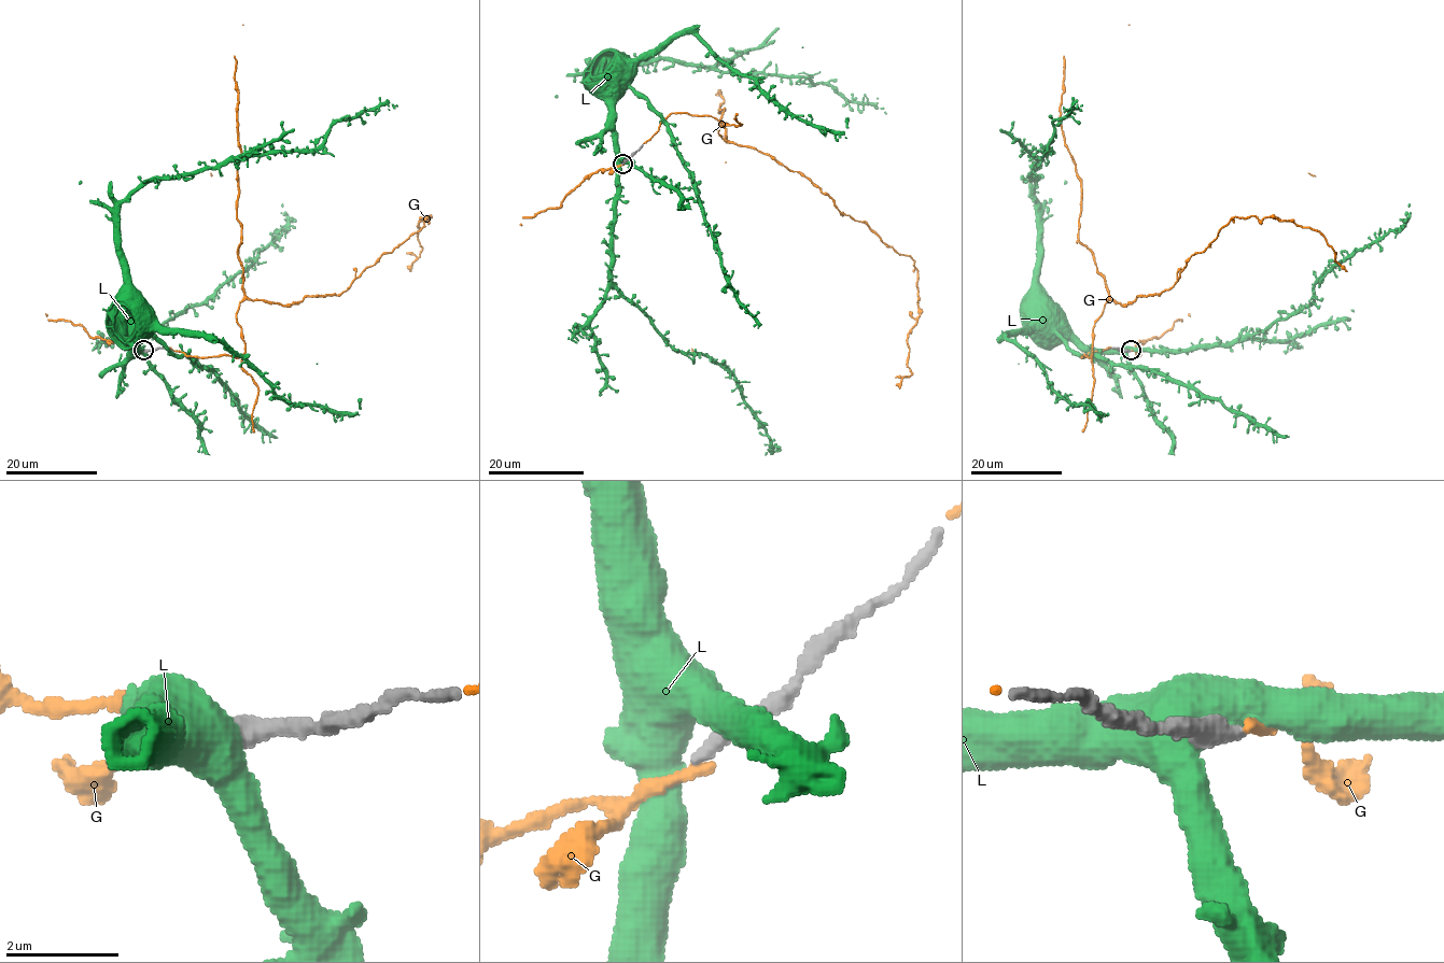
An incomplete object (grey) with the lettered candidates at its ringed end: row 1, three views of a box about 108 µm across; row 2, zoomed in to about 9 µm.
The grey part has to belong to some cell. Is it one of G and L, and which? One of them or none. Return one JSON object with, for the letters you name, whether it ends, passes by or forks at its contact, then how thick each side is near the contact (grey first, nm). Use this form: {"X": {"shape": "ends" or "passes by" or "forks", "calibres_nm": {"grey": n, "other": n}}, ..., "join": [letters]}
{"G": {"shape": "ends", "calibres_nm": {"grey": 360, "other": 200}}, "join": ["G"]}

